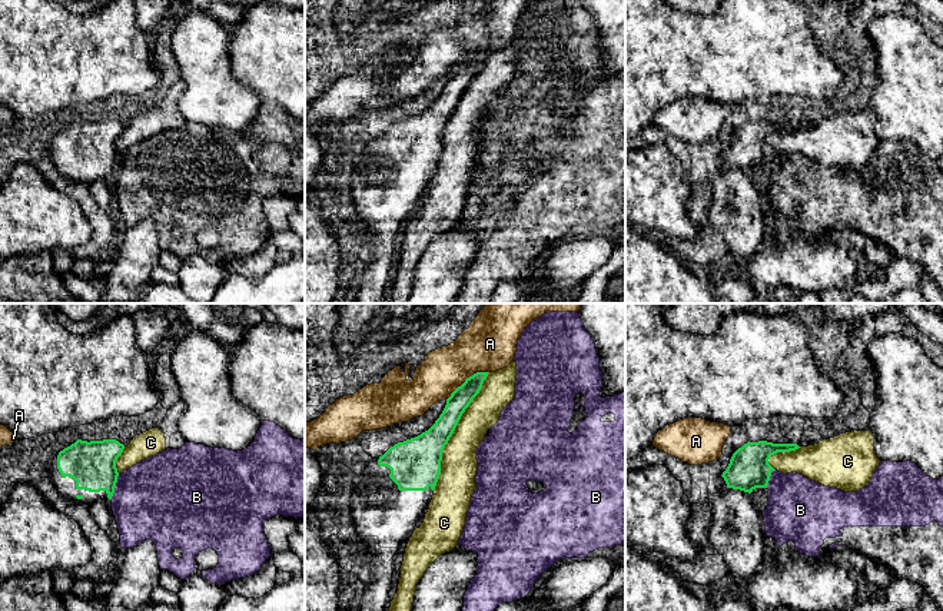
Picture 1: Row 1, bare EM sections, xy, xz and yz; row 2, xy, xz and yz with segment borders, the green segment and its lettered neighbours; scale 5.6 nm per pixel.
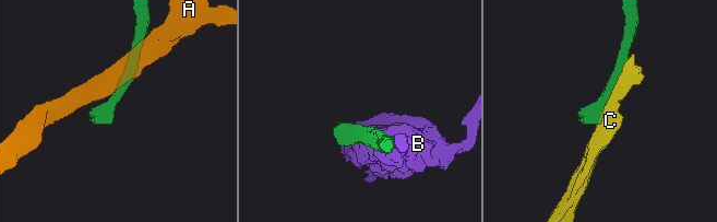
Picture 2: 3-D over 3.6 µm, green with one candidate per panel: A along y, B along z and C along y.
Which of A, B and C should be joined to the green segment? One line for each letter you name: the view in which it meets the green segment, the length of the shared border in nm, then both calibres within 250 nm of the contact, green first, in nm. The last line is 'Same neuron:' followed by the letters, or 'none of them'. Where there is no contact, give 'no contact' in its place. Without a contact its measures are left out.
Same neuron: none of them

